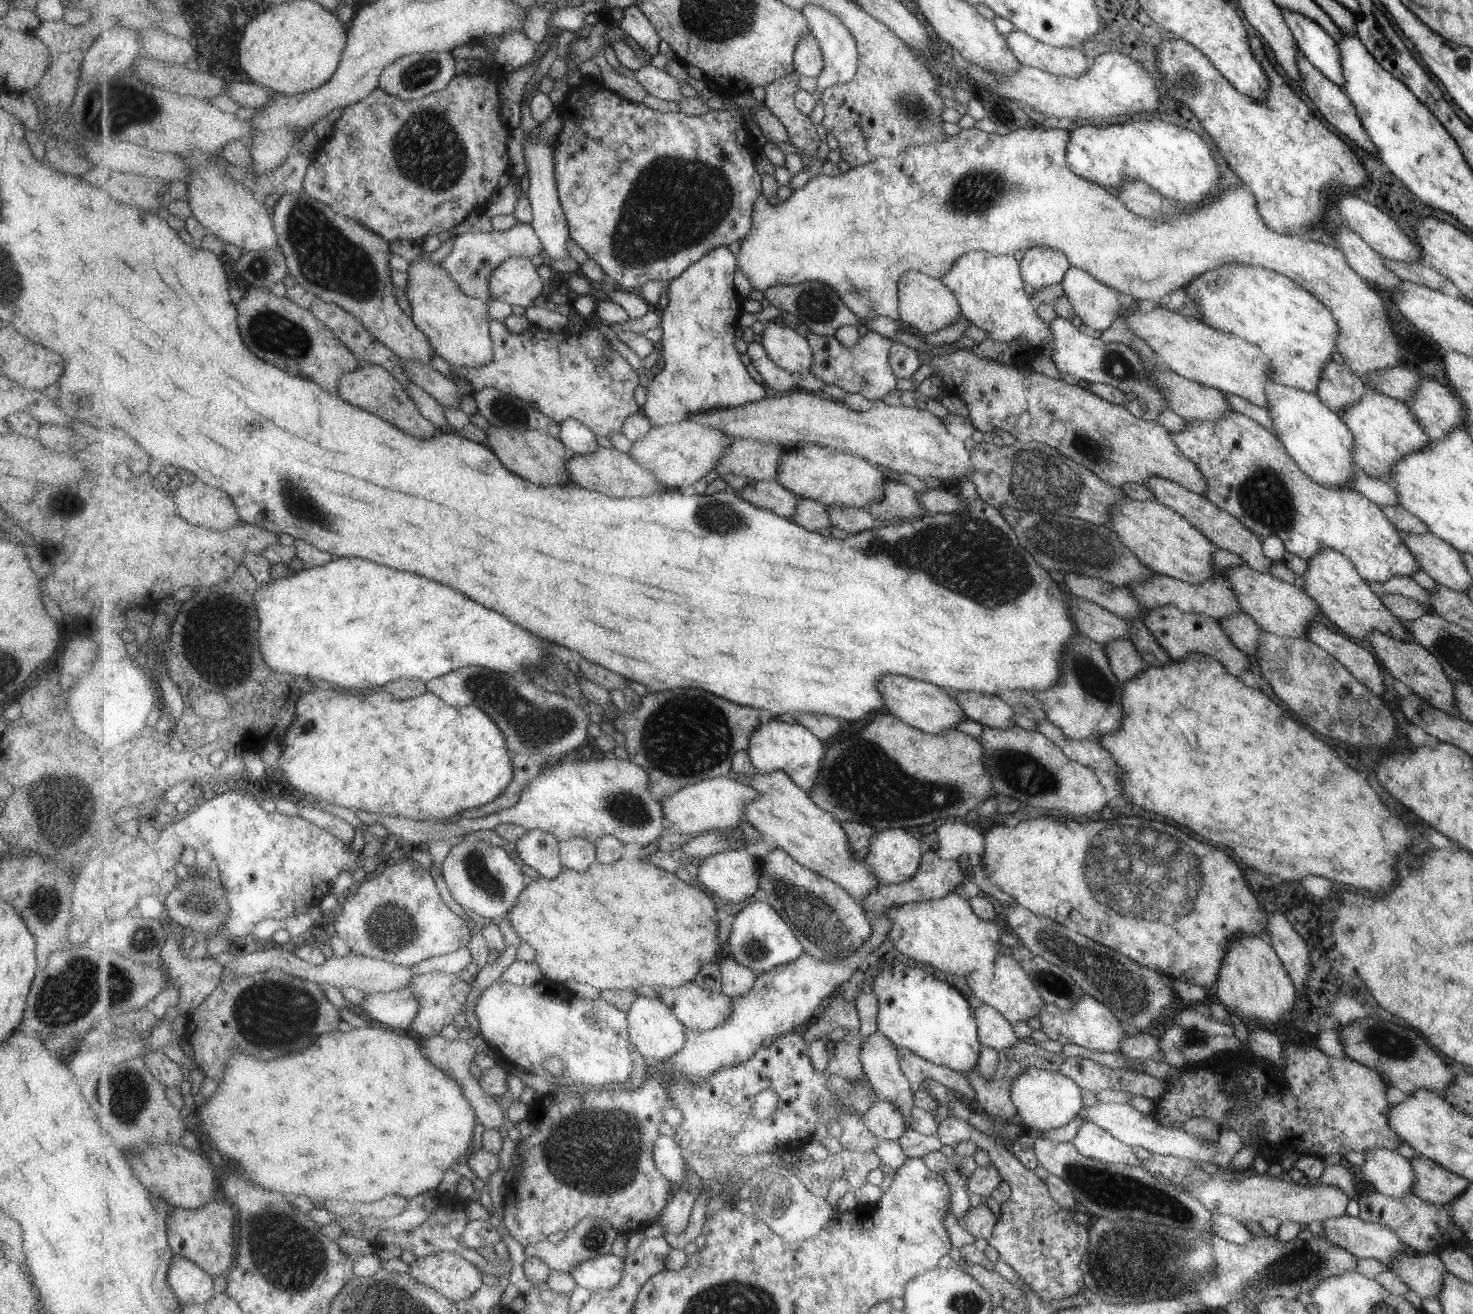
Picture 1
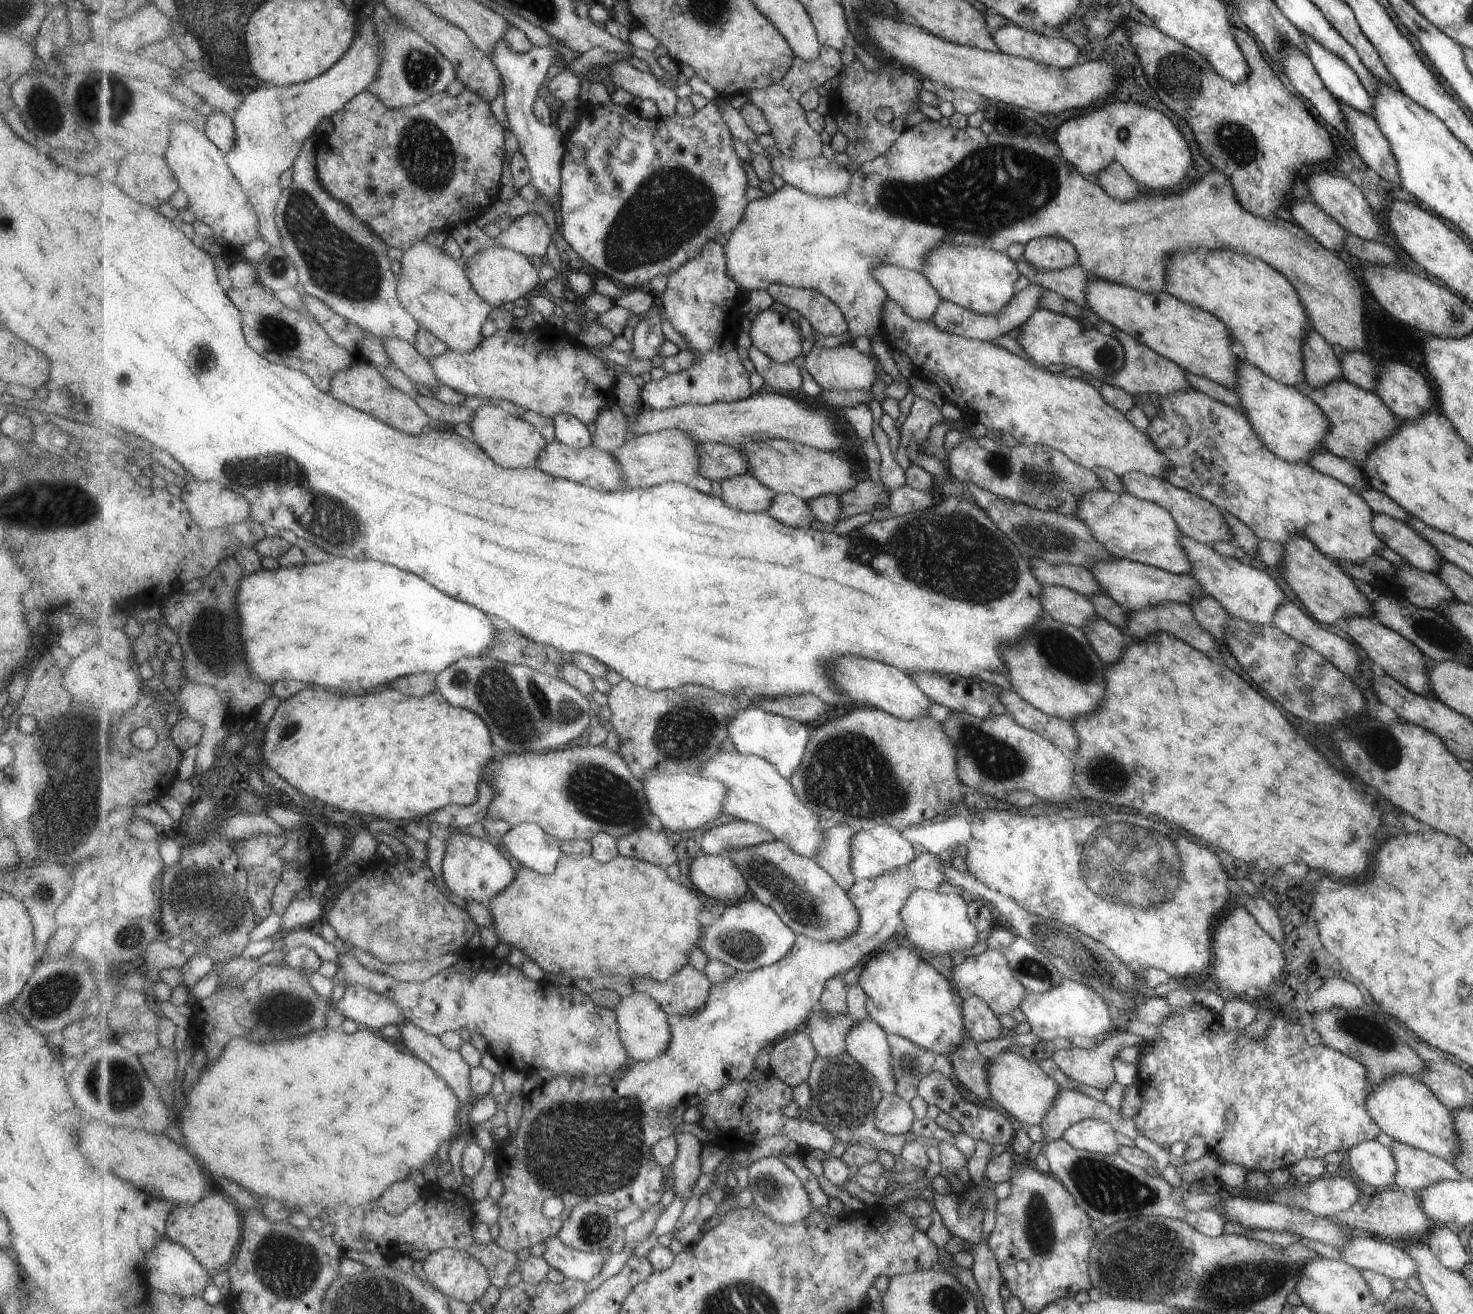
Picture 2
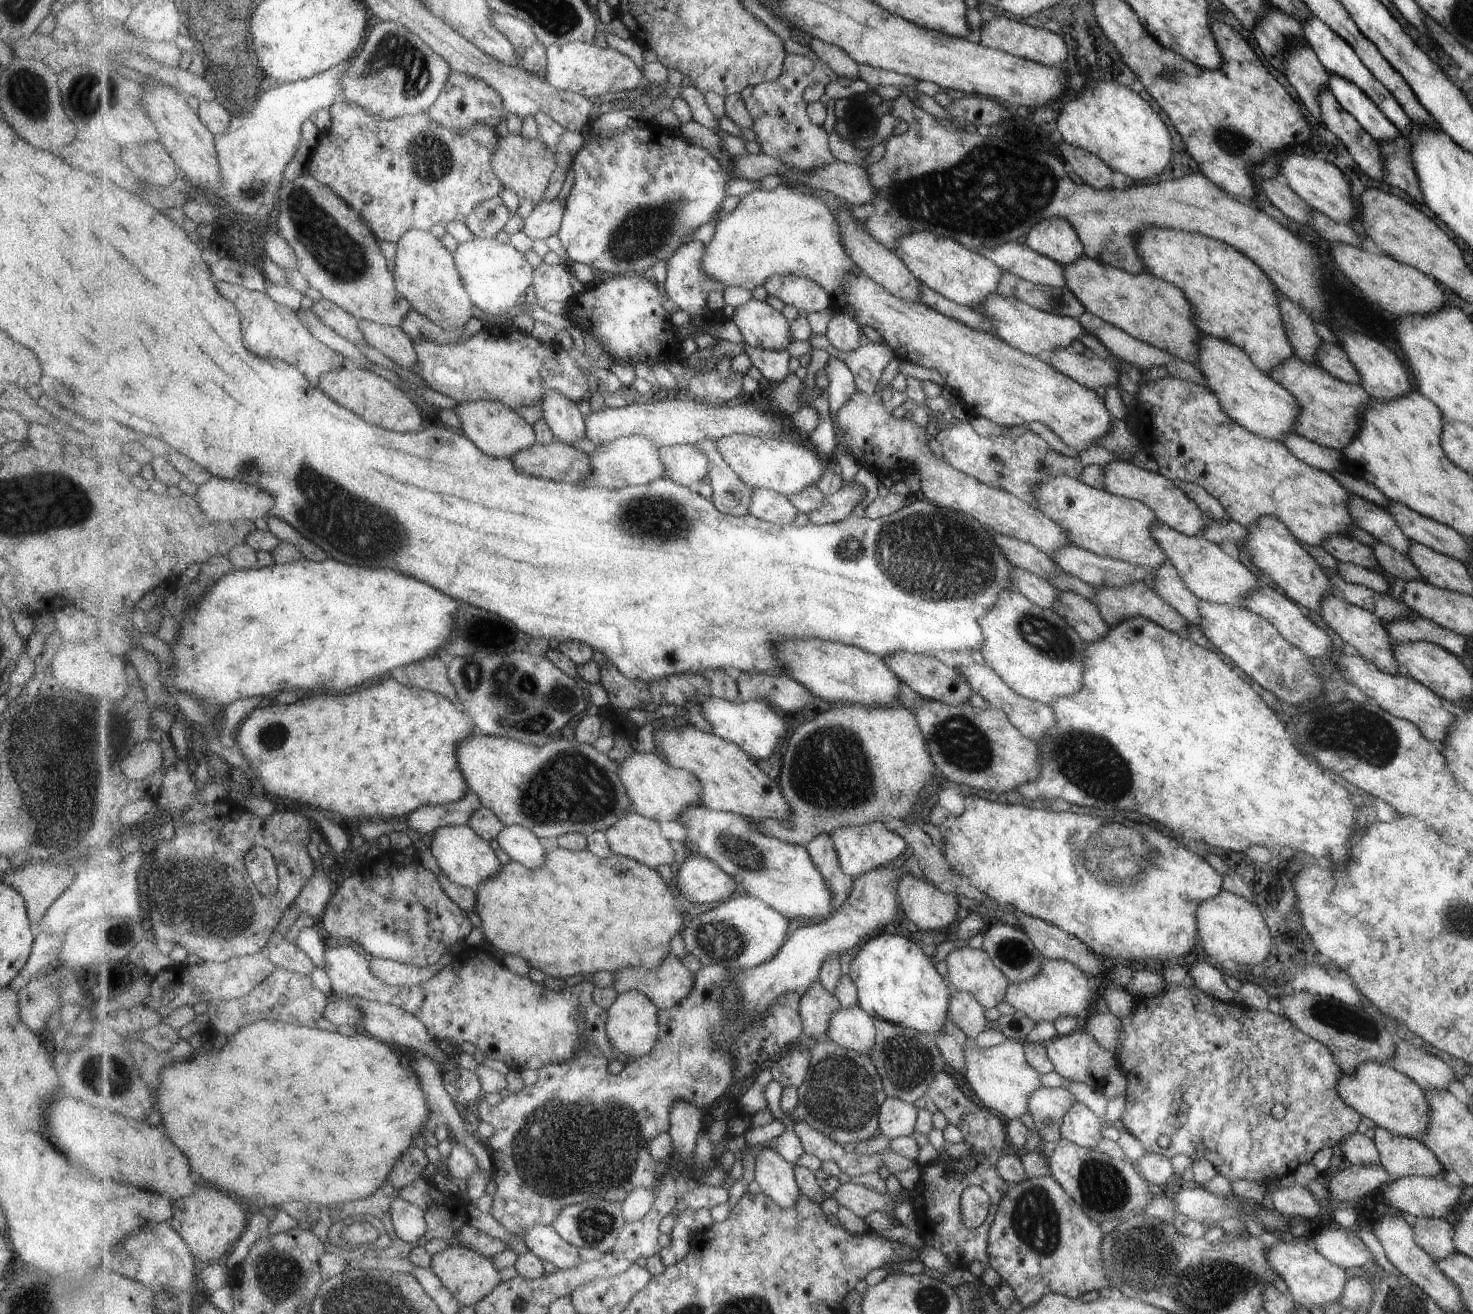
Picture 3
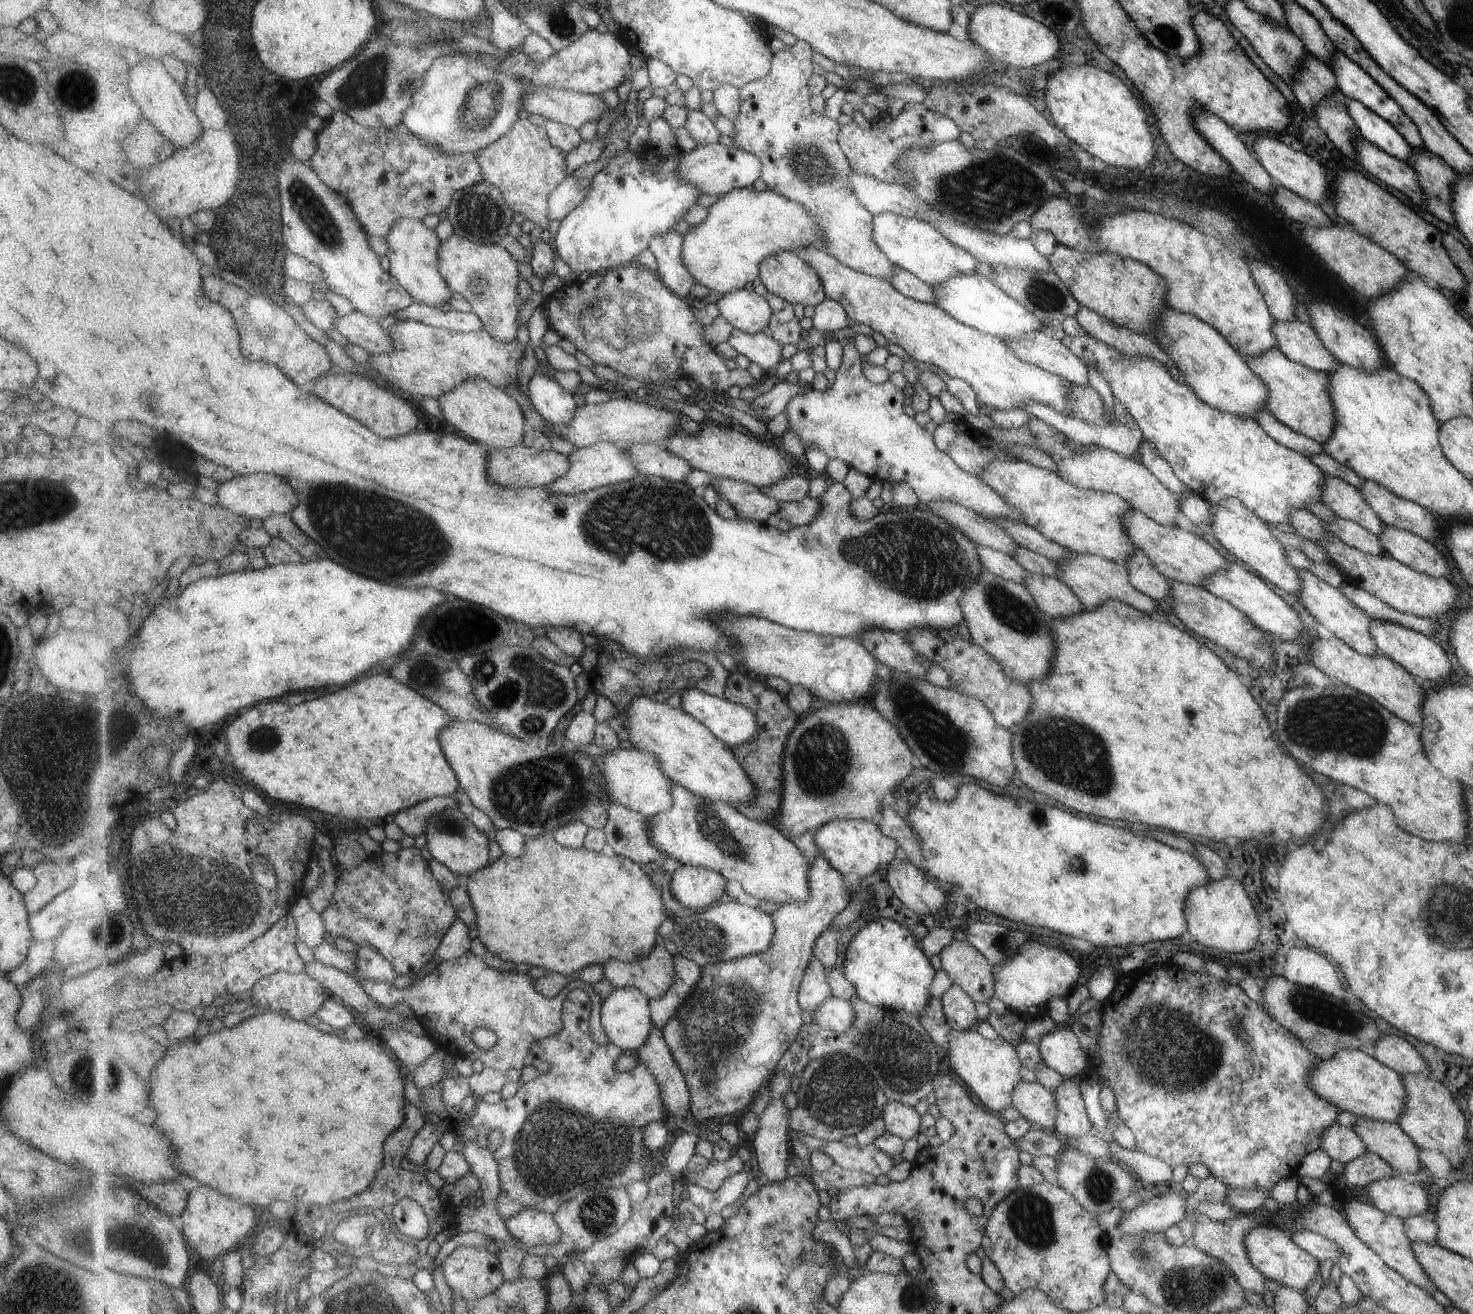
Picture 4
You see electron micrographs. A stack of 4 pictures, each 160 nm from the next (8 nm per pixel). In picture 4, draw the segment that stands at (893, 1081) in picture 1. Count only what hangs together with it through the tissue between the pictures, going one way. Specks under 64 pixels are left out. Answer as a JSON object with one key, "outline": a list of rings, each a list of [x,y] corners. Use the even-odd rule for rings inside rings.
{"outline":[[[835,995],[826,998],[814,1012],[817,1023],[823,1025],[823,1028],[838,1033],[847,1032],[853,1026],[855,1017],[856,1010],[852,1002]]]}

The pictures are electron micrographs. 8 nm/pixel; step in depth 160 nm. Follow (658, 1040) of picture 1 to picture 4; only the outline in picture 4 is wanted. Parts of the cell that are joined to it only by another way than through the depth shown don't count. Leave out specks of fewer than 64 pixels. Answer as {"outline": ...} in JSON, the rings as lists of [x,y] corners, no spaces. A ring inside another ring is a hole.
{"outline":[[[623,987],[615,989],[609,998],[602,1004],[602,1023],[606,1028],[610,1042],[616,1044],[623,1052],[635,1050],[637,1052],[650,1038],[654,1020],[650,998],[635,987]]]}

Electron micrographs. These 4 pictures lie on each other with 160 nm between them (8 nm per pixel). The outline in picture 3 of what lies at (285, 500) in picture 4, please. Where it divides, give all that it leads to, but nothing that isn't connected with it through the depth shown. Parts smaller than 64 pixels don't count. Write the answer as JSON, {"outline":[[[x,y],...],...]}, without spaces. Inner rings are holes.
{"outline":[[[213,478],[207,484],[198,486],[197,490],[199,492],[194,496],[197,504],[205,512],[209,522],[213,523],[233,523],[234,521],[244,519],[255,521],[257,518],[267,519],[267,514],[275,506],[275,498],[272,494],[257,488],[257,486],[239,482],[239,480]]]}

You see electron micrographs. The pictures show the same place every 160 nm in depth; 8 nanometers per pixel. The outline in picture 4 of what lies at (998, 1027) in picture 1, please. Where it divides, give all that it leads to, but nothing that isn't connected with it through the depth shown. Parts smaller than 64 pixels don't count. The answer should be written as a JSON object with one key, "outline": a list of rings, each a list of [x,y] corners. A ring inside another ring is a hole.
{"outline":[[[950,985],[940,997],[942,1011],[953,1031],[967,1030],[978,1023],[974,1001],[957,985]]]}

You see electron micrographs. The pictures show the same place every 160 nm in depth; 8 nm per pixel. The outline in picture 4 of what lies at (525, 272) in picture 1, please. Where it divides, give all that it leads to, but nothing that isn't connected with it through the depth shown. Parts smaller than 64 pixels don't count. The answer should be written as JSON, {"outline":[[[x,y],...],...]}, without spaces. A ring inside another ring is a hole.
{"outline":[[[457,234],[442,241],[438,253],[438,265],[447,284],[470,303],[471,312],[481,318],[487,332],[504,343],[518,340],[520,299],[517,284],[521,276],[517,260],[497,245],[475,244]]]}

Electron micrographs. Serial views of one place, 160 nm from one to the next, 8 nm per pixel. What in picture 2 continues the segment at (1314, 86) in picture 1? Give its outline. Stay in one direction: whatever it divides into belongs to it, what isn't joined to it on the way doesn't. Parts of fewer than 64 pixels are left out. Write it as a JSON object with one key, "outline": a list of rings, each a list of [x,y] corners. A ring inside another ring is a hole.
{"outline":[[[1339,104],[1360,159],[1379,178],[1383,178],[1383,180],[1387,180],[1391,184],[1400,184],[1394,156],[1377,123],[1370,116],[1357,112],[1346,104]]]}

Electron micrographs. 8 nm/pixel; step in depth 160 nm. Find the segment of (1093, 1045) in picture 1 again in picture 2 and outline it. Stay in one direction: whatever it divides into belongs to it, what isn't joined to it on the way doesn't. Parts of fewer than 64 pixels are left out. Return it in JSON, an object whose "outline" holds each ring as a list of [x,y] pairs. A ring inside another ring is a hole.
{"outline":[[[1070,978],[1061,979],[1053,988],[1042,993],[1026,991],[1018,1008],[1023,1012],[1024,1020],[1030,1026],[1030,1032],[1041,1041],[1053,1040],[1057,1037],[1068,1040],[1071,1036],[1101,1037],[1101,1034],[1109,1033],[1109,1028],[1111,1028],[1107,1006],[1099,998],[1099,993],[1086,984]]]}

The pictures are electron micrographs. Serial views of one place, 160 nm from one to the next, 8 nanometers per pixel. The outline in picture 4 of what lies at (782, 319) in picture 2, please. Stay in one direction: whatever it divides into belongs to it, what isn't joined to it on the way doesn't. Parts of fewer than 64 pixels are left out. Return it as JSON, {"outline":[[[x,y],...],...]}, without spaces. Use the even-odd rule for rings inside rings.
{"outline":[[[737,289],[722,295],[717,301],[719,311],[736,329],[755,334],[767,331],[771,306],[755,291]]]}

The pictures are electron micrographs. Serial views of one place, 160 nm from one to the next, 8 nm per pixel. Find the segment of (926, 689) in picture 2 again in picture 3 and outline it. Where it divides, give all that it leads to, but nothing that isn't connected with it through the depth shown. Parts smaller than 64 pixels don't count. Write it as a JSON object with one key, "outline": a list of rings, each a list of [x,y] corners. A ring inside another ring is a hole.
{"outline":[[[899,652],[893,656],[887,656],[884,660],[889,667],[914,693],[925,700],[937,700],[941,704],[951,706],[961,706],[961,704],[969,704],[970,695],[973,692],[969,685],[969,680],[962,676],[952,667],[944,666],[934,656],[921,656],[921,654],[907,654],[907,652]]]}

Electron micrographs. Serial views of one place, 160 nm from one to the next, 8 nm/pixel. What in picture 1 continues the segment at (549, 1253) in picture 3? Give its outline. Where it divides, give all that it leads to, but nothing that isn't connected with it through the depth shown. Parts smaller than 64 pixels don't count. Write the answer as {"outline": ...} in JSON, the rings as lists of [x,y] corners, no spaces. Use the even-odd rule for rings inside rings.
{"outline":[[[613,1253],[589,1259],[570,1270],[570,1275],[576,1285],[591,1292],[599,1289],[610,1289],[623,1278],[626,1264],[625,1259]]]}

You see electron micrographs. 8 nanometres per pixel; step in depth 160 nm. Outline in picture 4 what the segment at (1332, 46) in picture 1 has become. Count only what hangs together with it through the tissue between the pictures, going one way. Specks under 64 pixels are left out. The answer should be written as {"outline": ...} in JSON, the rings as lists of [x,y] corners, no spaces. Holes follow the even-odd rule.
{"outline":[[[1345,97],[1344,104],[1347,115],[1355,123],[1361,137],[1400,161],[1407,163],[1410,160],[1412,148],[1394,125],[1390,125],[1357,100]]]}

